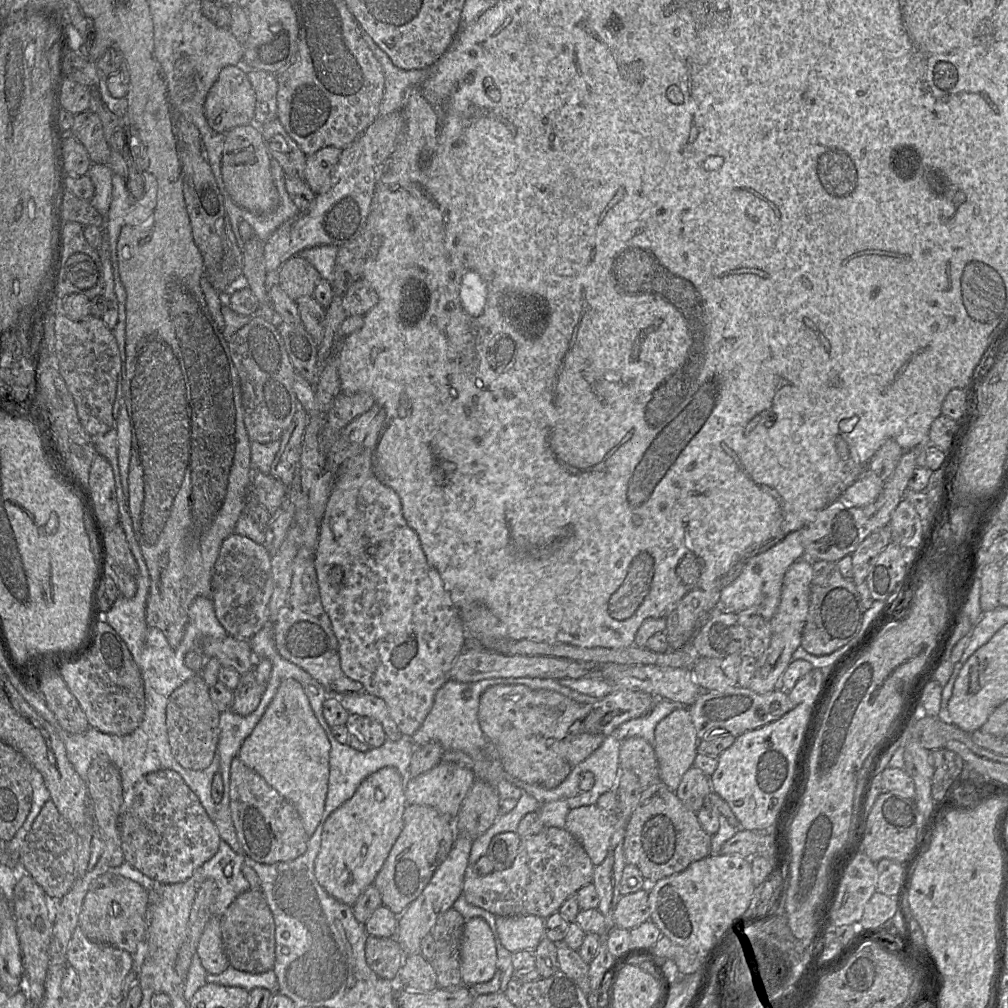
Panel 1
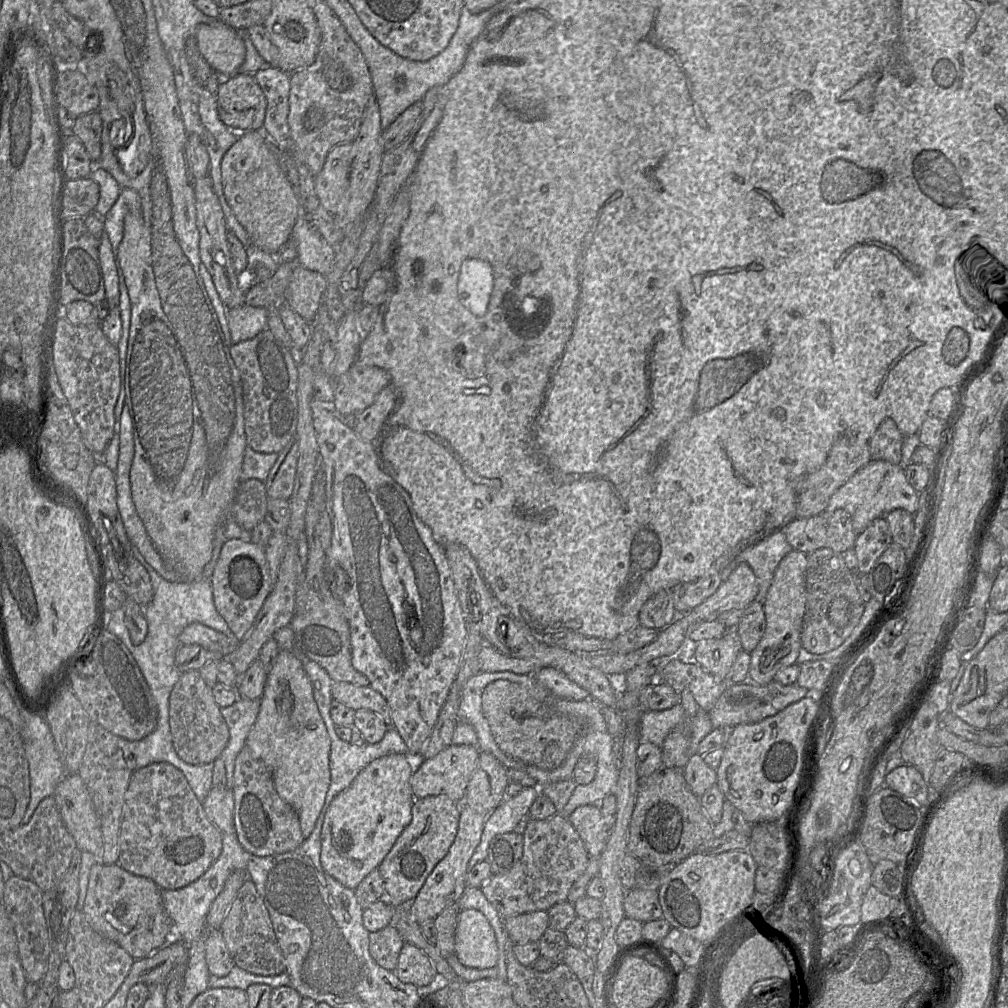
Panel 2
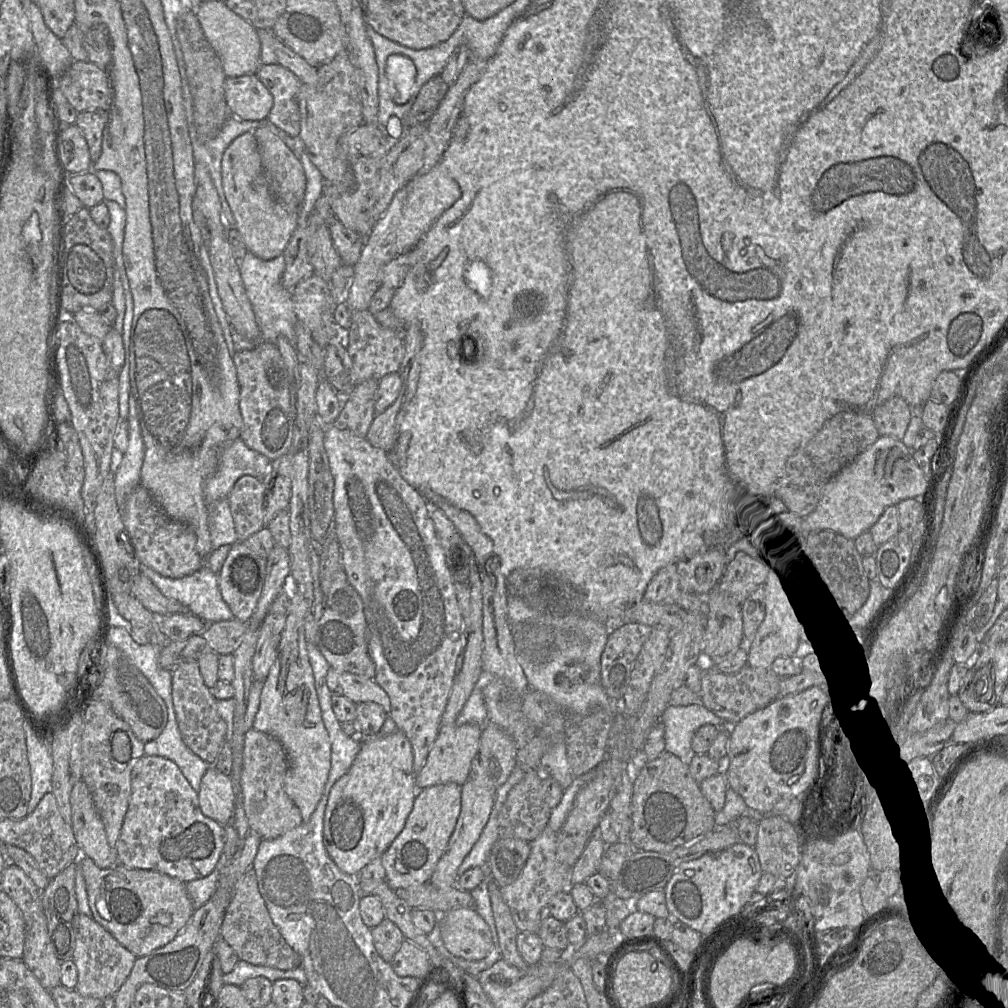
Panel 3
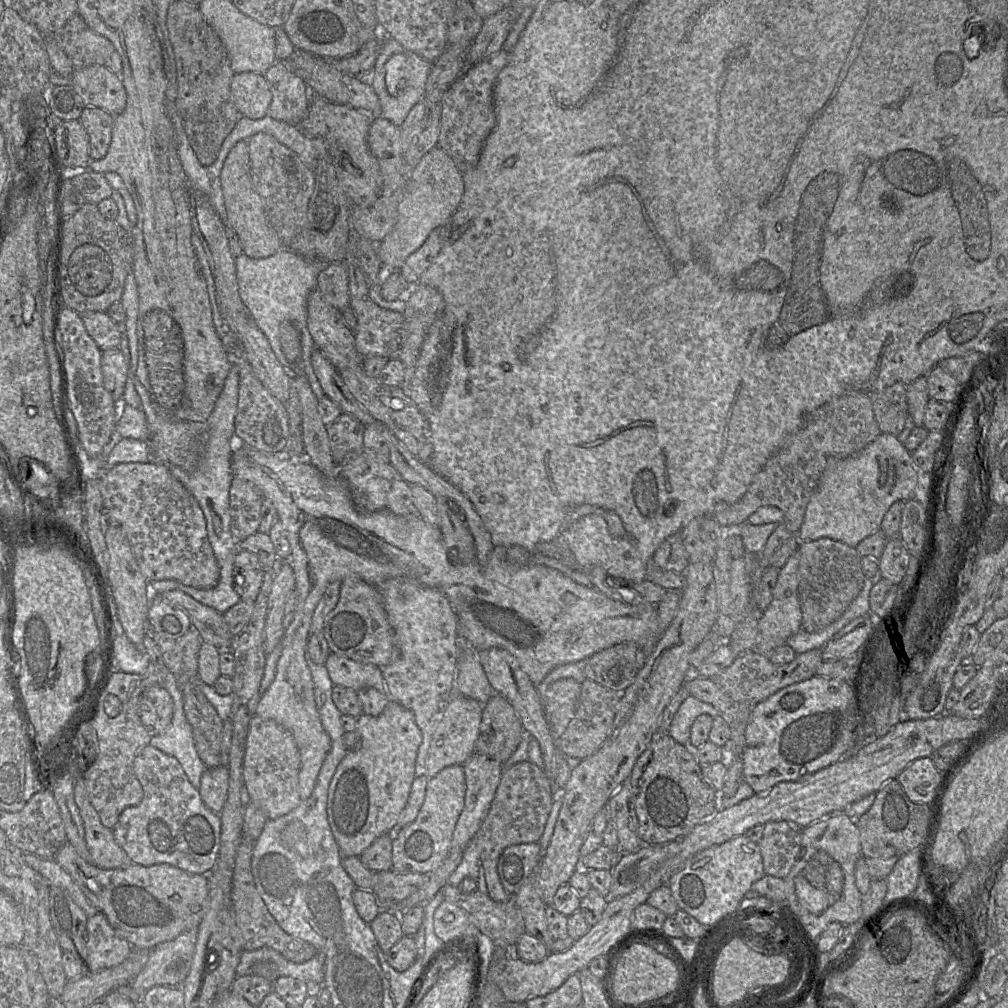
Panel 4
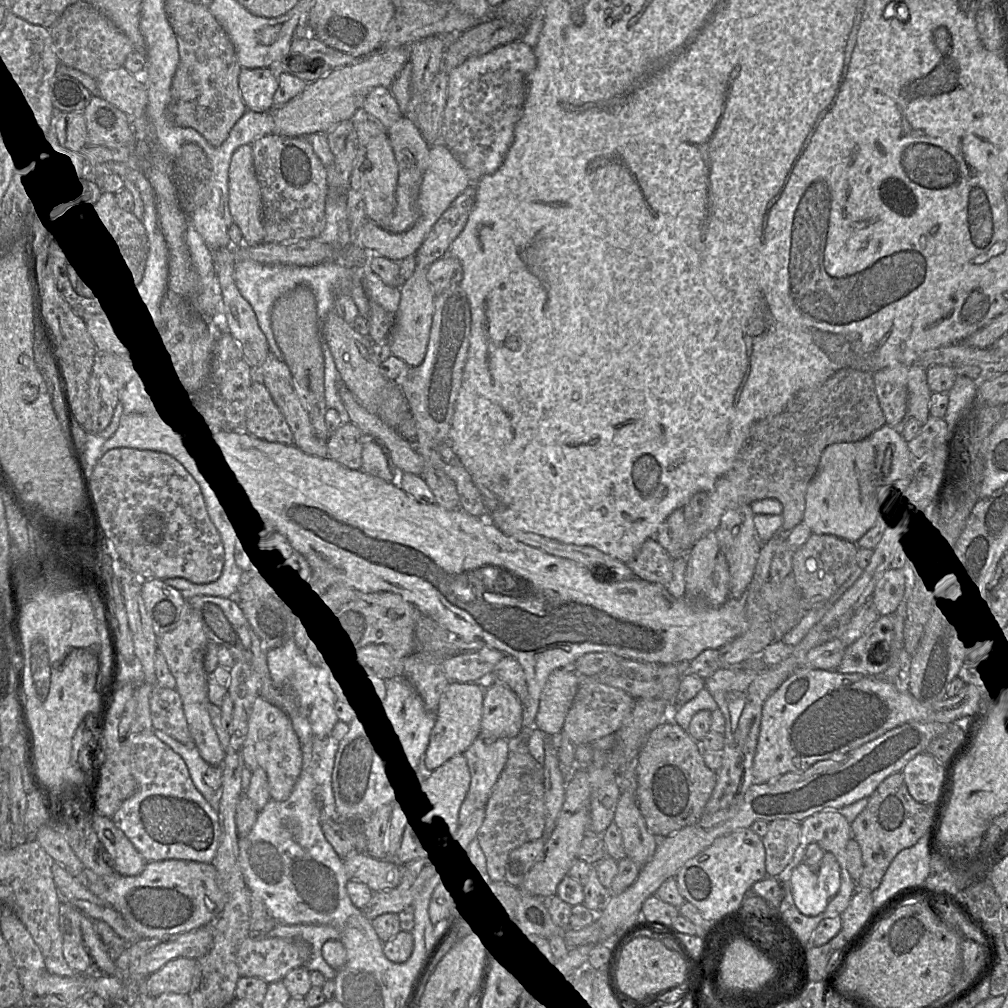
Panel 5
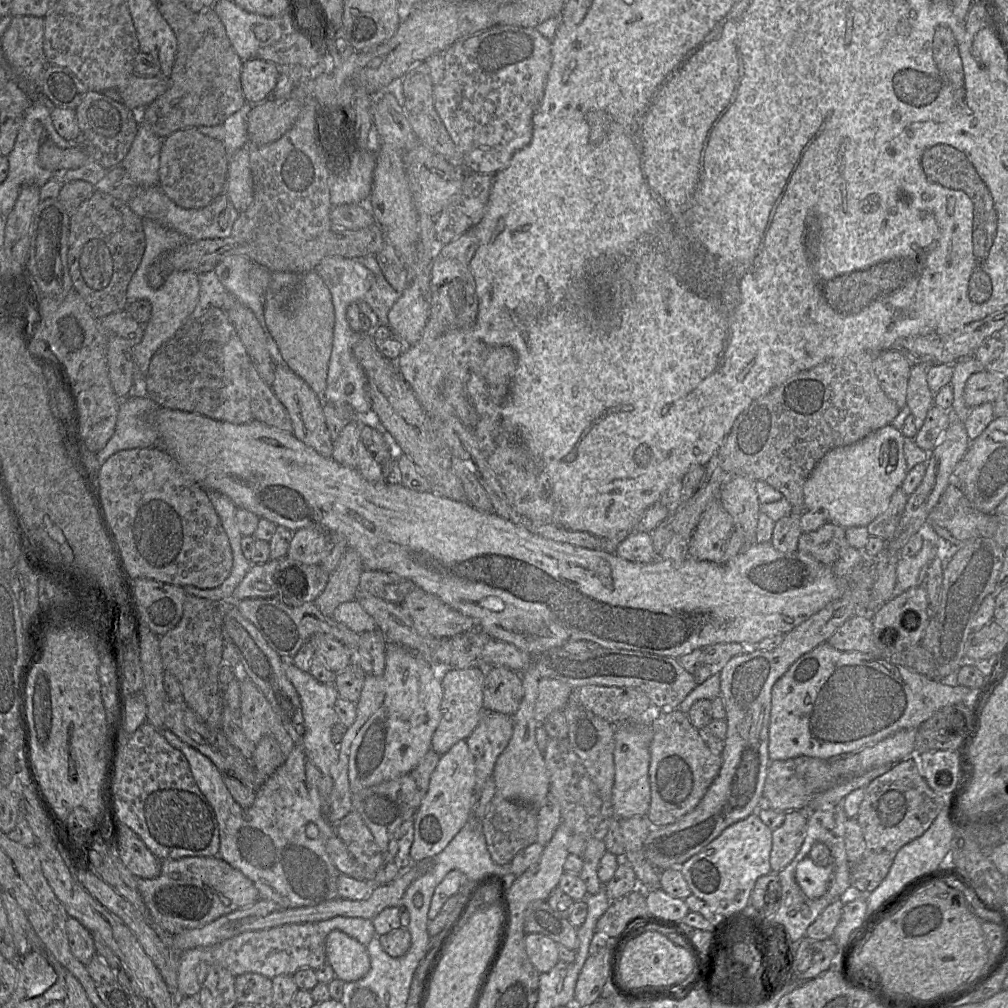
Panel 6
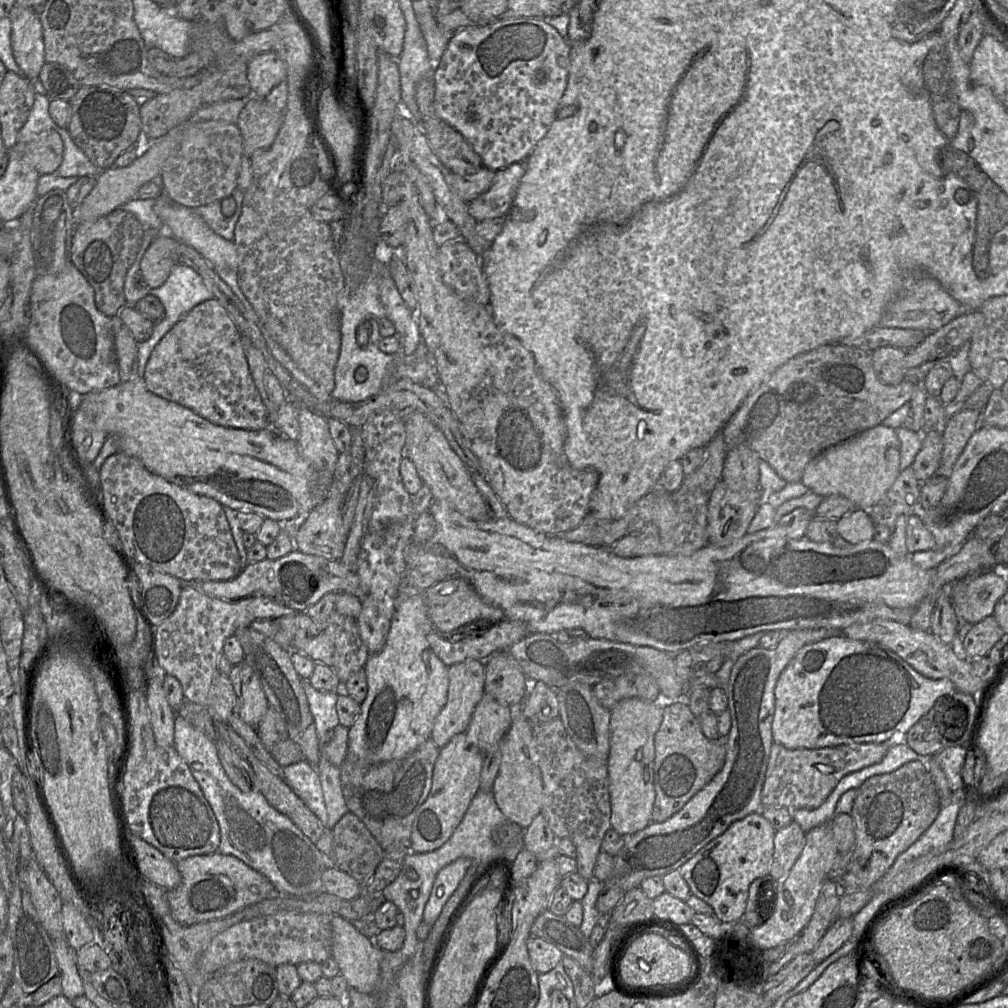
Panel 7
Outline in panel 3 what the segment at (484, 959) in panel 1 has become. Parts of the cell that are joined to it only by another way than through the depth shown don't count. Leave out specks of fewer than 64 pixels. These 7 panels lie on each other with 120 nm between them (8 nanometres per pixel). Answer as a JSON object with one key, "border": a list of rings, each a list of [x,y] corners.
{"border":[[[462,907],[440,914],[439,927],[445,947],[456,957],[480,961],[493,949],[490,928],[474,909]]]}

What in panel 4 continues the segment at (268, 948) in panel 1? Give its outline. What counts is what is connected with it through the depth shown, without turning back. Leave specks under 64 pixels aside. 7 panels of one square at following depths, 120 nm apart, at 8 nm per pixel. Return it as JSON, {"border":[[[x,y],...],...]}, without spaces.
{"border":[[[242,836],[236,852],[231,907],[242,936],[242,950],[254,951],[264,947],[272,948],[287,960],[300,964],[317,955],[317,949],[310,943],[287,934],[268,911],[266,904],[257,891],[251,870],[254,841]]]}

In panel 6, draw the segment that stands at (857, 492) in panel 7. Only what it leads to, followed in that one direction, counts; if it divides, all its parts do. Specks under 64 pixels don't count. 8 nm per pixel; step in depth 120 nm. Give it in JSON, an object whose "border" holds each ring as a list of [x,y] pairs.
{"border":[[[888,424],[853,444],[828,451],[817,462],[804,484],[805,509],[824,512],[828,522],[844,529],[868,526],[885,510],[908,472],[904,435]]]}

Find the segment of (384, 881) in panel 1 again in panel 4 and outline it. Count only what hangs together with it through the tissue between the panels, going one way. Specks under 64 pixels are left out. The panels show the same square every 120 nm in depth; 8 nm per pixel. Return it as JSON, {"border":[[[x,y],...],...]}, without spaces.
{"border":[[[463,765],[445,767],[429,778],[423,805],[416,819],[393,833],[392,869],[398,873],[429,873],[440,866],[450,851],[457,821],[464,808],[466,780]]]}

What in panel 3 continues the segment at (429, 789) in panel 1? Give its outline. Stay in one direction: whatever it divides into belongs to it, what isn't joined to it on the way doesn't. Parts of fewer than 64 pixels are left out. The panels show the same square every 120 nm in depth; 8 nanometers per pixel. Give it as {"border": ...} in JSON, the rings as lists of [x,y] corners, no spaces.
{"border":[[[473,723],[463,725],[442,725],[422,770],[416,775],[417,789],[434,785],[455,783],[460,786],[469,779],[474,757],[480,744],[483,726]]]}

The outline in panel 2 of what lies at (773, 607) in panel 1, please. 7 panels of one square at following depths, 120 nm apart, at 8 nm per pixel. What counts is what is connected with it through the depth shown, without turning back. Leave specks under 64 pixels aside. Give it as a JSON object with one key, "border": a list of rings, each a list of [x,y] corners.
{"border":[[[783,530],[774,531],[739,553],[726,568],[720,571],[721,578],[725,581],[738,564],[747,563],[757,579],[758,592],[755,600],[764,603],[778,564],[791,550],[793,548],[787,542]]]}

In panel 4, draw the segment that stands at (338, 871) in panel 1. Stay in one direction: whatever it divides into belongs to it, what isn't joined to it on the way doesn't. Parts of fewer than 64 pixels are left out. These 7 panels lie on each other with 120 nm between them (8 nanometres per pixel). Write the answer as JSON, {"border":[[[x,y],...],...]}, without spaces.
{"border":[[[389,701],[387,706],[385,707],[382,714],[379,716],[370,716],[362,713],[357,718],[357,743],[352,750],[348,750],[346,756],[339,763],[335,774],[331,780],[329,790],[328,790],[328,798],[327,798],[327,818],[333,833],[334,839],[341,851],[342,857],[346,856],[359,856],[366,850],[378,837],[388,834],[394,833],[399,817],[403,812],[408,797],[411,791],[412,783],[415,776],[415,765],[416,758],[418,754],[418,749],[422,741],[422,733],[418,725],[416,724],[414,714],[401,704]]]}

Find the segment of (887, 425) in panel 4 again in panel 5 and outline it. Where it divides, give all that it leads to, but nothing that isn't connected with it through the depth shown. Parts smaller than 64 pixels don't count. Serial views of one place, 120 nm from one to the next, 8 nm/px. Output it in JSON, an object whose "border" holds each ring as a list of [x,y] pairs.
{"border":[[[904,364],[891,365],[873,373],[875,389],[885,423],[898,425],[907,411],[909,367]]]}

